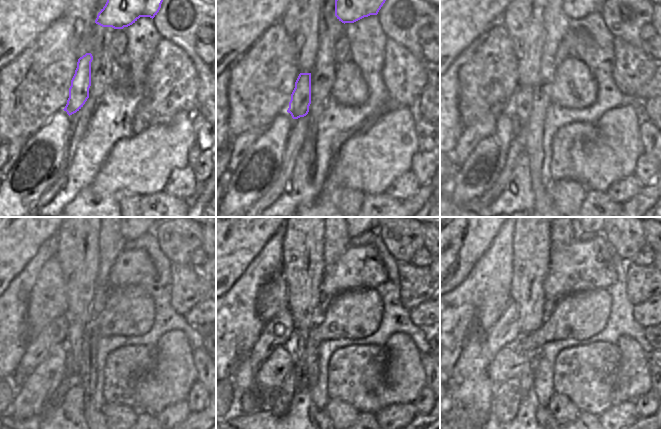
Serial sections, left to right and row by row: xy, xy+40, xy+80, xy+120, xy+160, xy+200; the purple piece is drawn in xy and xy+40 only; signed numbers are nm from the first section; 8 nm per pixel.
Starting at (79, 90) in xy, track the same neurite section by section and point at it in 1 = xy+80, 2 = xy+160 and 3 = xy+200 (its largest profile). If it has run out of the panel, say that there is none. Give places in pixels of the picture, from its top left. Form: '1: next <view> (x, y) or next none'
1: next xy+80 (523, 98)
2: next xy+160 (276, 401)
3: next xy+200 (506, 398)

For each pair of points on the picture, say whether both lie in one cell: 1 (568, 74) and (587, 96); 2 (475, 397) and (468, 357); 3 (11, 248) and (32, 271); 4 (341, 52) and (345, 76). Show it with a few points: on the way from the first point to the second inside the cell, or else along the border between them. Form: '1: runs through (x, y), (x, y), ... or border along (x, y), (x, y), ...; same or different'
1: runs through (573, 79), (574, 83), (582, 91); same
2: runs through (470, 387), (470, 367); same
3: border along (40, 246), (35, 256), (10, 282); different
4: border along (348, 58), (337, 65); different

